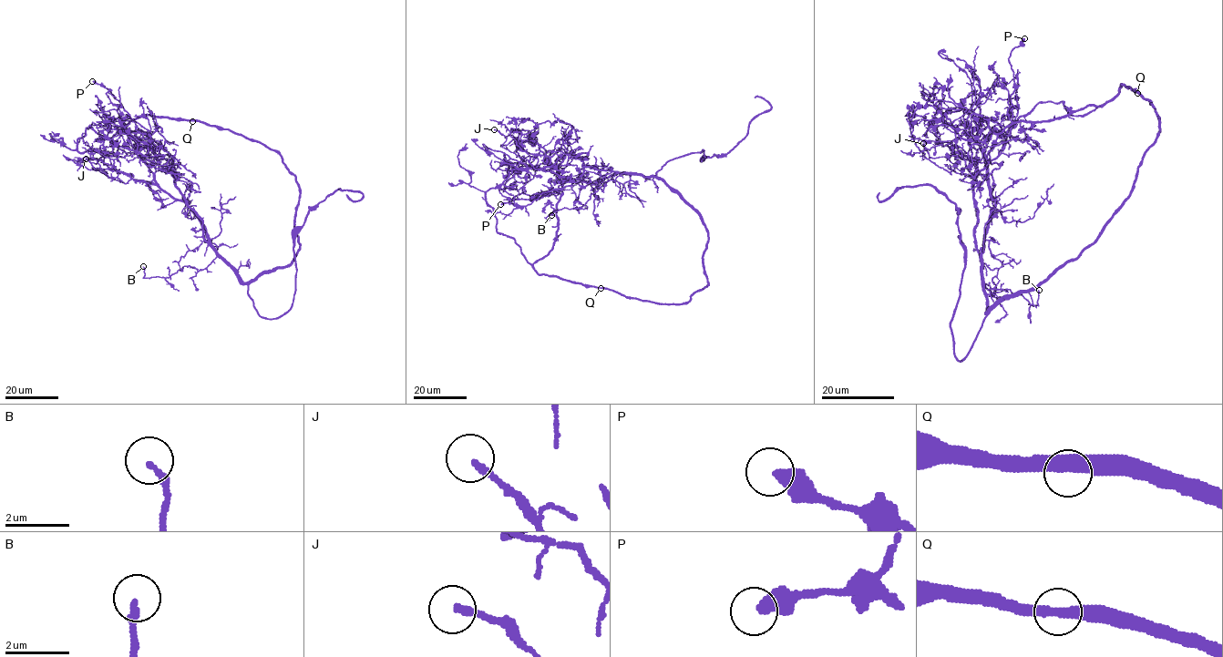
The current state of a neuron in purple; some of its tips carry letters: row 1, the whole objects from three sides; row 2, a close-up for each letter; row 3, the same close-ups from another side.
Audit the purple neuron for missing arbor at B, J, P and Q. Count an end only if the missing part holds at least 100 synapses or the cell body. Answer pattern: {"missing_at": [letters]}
{"missing_at": []}

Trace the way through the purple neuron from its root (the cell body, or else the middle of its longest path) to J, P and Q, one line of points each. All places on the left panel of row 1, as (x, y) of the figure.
J: (231, 269), (210, 242), (203, 223), (184, 202), (146, 180), (131, 179), (124, 183), (111, 179), (86, 159)
P: (231, 269), (200, 218), (155, 179), (159, 164), (150, 131), (108, 89), (92, 81)
Q: (231, 269), (200, 218), (155, 179), (159, 164), (149, 137), (125, 128), (148, 115), (192, 121)

